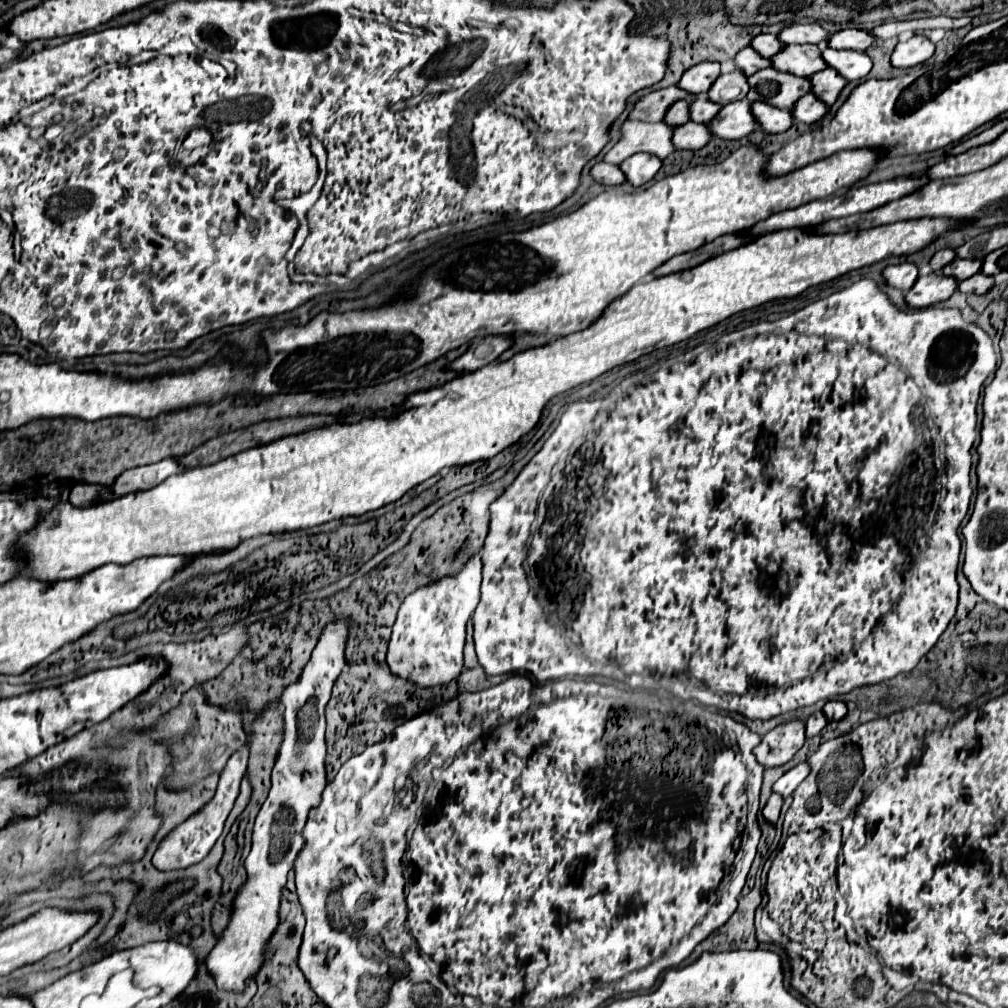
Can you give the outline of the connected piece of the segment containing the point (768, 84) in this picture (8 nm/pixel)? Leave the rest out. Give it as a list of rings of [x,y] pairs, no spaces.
[[[764,68],[748,78],[750,102],[766,102],[776,108],[792,110],[798,98],[812,92],[812,84],[806,78],[798,78],[790,72],[778,72],[776,68]]]

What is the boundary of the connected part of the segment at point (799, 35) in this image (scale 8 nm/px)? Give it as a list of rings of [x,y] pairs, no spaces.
[[[794,24],[784,28],[778,34],[780,42],[784,44],[820,44],[820,42],[828,42],[830,34],[820,26],[820,24]]]

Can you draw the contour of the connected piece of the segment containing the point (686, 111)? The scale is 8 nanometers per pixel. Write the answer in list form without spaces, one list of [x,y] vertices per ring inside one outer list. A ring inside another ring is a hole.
[[[686,100],[674,102],[674,104],[670,106],[670,110],[666,112],[666,118],[664,118],[664,122],[666,122],[668,126],[672,126],[672,128],[682,126],[682,124],[686,124],[688,120],[690,120],[690,104],[688,104]]]

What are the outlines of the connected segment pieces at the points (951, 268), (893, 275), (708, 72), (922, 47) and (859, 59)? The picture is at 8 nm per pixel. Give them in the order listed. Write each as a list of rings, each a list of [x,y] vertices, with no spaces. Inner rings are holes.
[[[956,258],[954,262],[950,262],[948,266],[942,268],[942,274],[946,276],[954,276],[958,282],[960,280],[966,280],[968,274],[978,274],[982,268],[982,260],[962,260],[962,258]]]
[[[910,262],[896,264],[896,266],[888,266],[884,270],[884,278],[886,278],[886,282],[890,286],[908,292],[914,286],[916,278],[918,278],[918,268],[914,264],[910,264]]]
[[[718,62],[696,64],[684,72],[678,86],[688,90],[688,92],[694,92],[694,94],[706,94],[718,76],[720,76],[720,64]]]
[[[912,36],[906,42],[898,42],[892,54],[894,68],[910,68],[926,62],[934,54],[934,44],[924,36]]]
[[[824,48],[822,52],[826,64],[834,70],[838,70],[846,80],[860,80],[872,70],[872,60],[866,52],[856,50],[834,50]]]

